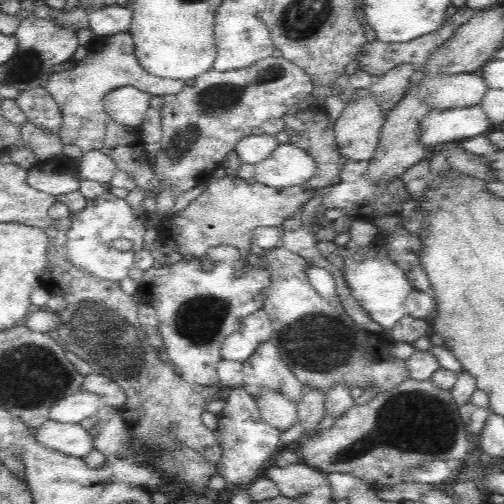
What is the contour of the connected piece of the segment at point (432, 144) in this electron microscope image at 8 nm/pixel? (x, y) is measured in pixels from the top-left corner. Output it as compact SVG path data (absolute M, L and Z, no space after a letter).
M479 104L468 108L430 109L420 120L420 142L433 150L437 145L486 134L491 128Z

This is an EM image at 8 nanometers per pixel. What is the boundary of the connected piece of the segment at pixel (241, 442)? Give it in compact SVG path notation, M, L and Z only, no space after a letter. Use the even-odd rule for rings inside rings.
M243 387L231 388L228 398L225 398L223 410L218 414L218 427L221 432L220 446L222 447L221 460L217 463L218 475L221 475L228 486L240 488L242 484L252 484L259 477L259 470L266 460L270 459L271 455L283 448L283 443L280 439L282 430L272 428L262 417L258 411L258 403L255 398L252 398Z

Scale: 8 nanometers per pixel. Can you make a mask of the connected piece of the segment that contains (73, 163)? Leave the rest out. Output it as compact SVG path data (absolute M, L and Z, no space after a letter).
M66 155L37 162L27 170L26 177L26 182L32 188L54 198L76 192L81 180L77 159L71 159Z

